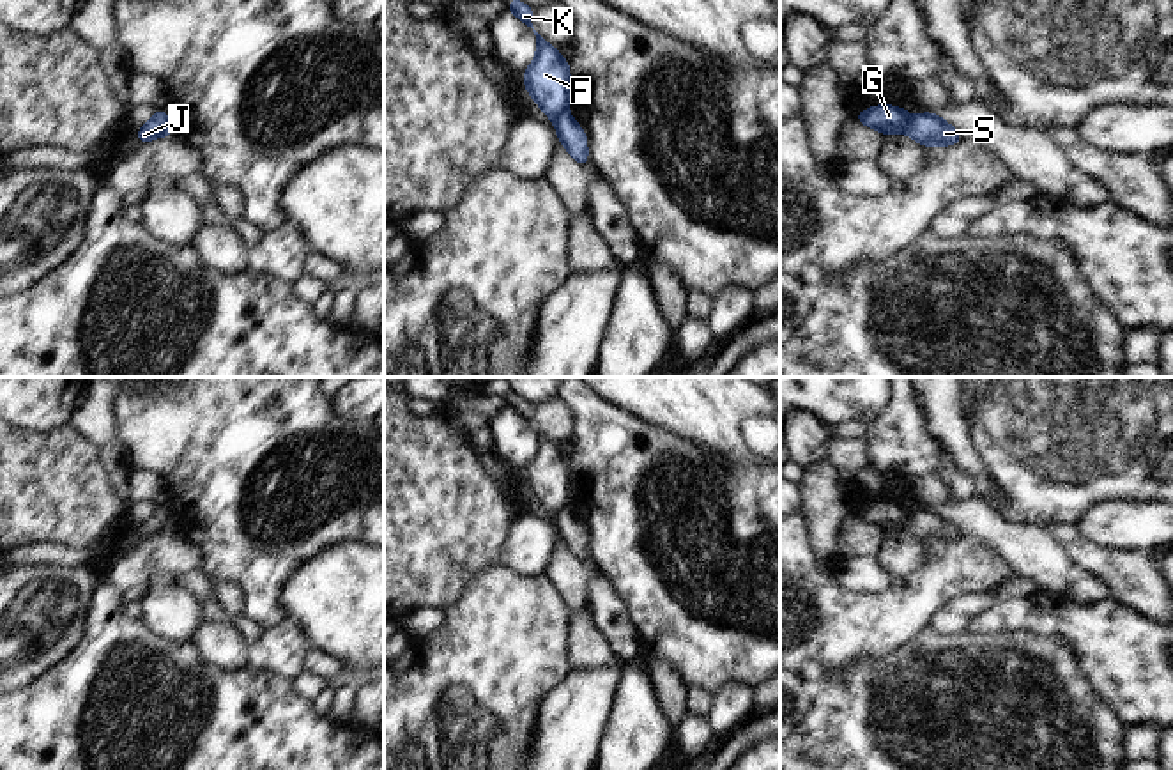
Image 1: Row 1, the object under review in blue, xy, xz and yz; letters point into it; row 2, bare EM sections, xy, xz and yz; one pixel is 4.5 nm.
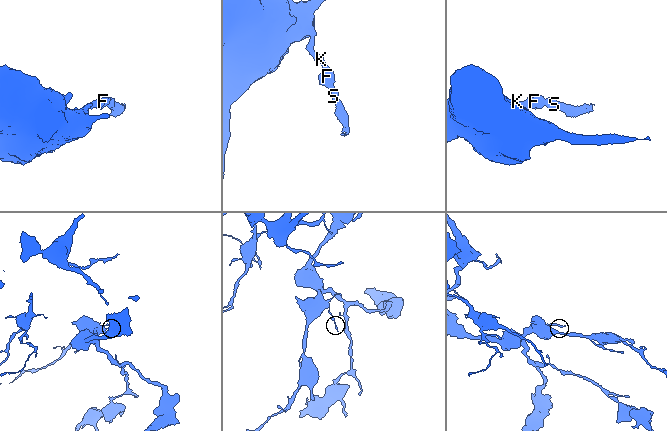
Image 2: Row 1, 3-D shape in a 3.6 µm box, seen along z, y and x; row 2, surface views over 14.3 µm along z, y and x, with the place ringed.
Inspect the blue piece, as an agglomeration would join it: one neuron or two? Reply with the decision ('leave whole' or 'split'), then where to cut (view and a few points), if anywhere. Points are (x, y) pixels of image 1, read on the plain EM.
split | xz (565, 505), (552, 515)

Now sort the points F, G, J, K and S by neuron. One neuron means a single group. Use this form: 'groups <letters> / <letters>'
groups F G J K / S

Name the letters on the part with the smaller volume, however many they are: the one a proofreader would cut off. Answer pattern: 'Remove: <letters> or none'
Remove: S

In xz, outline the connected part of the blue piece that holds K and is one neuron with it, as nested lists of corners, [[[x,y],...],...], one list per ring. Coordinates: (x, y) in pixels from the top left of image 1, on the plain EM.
[[[510,395],[510,397],[506,397],[506,405],[508,405],[508,409],[513,409],[522,420],[525,420],[527,423],[531,423],[533,428],[534,428],[534,432],[536,432],[536,441],[538,441],[538,444],[536,444],[536,453],[534,453],[533,460],[524,467],[524,483],[527,485],[527,489],[531,490],[531,494],[534,496],[534,499],[536,499],[550,515],[556,515],[556,513],[559,513],[559,512],[566,506],[566,503],[568,503],[570,497],[571,497],[571,496],[570,496],[570,494],[571,494],[571,489],[570,489],[570,474],[571,474],[571,473],[570,473],[570,460],[561,453],[561,450],[559,450],[557,444],[550,443],[550,441],[534,427],[534,423],[533,423],[533,420],[531,420],[534,404],[531,404],[531,402],[524,400],[524,398],[517,397],[517,395]]]

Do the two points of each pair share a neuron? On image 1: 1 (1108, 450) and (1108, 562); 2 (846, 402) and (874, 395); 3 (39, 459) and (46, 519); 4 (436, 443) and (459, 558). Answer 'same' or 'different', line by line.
1: different
2: same
3: same
4: same

